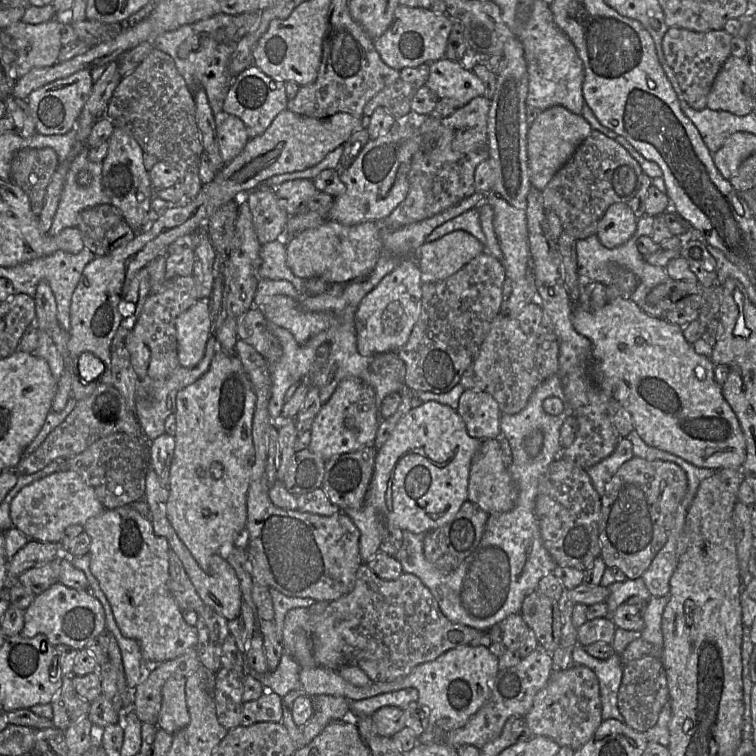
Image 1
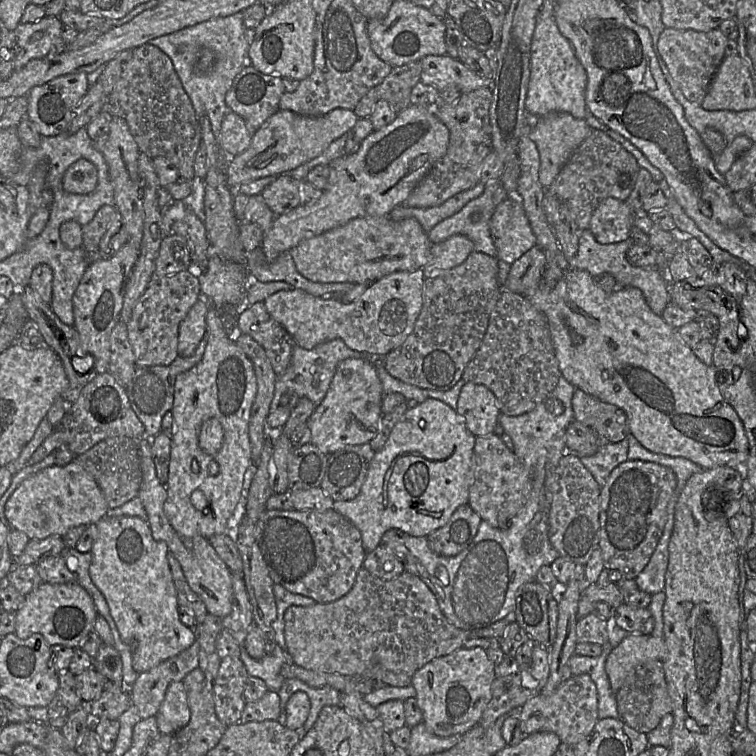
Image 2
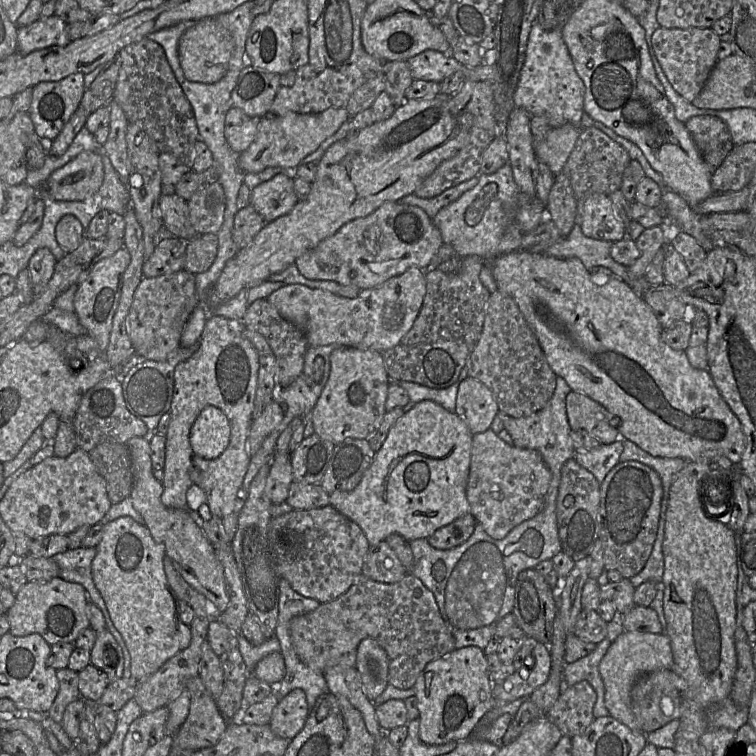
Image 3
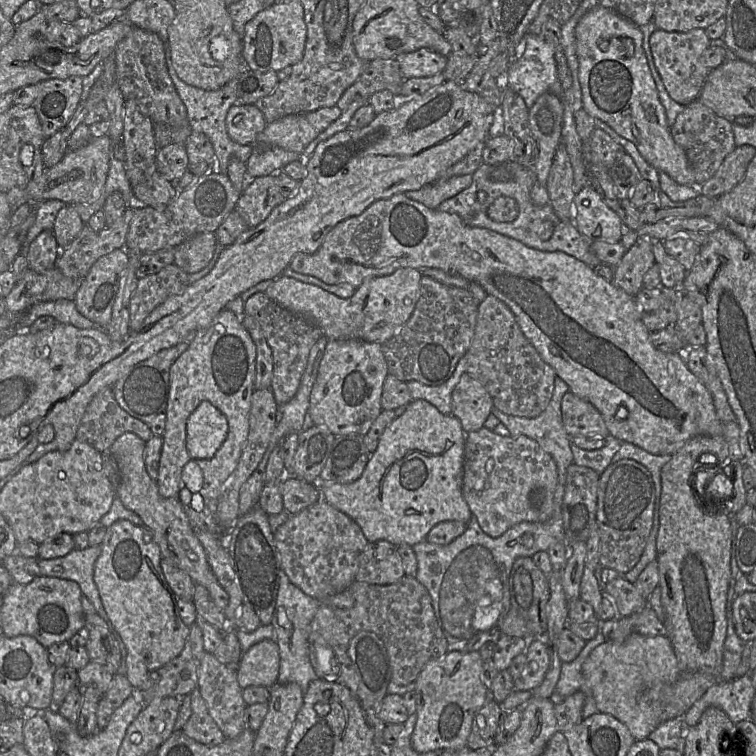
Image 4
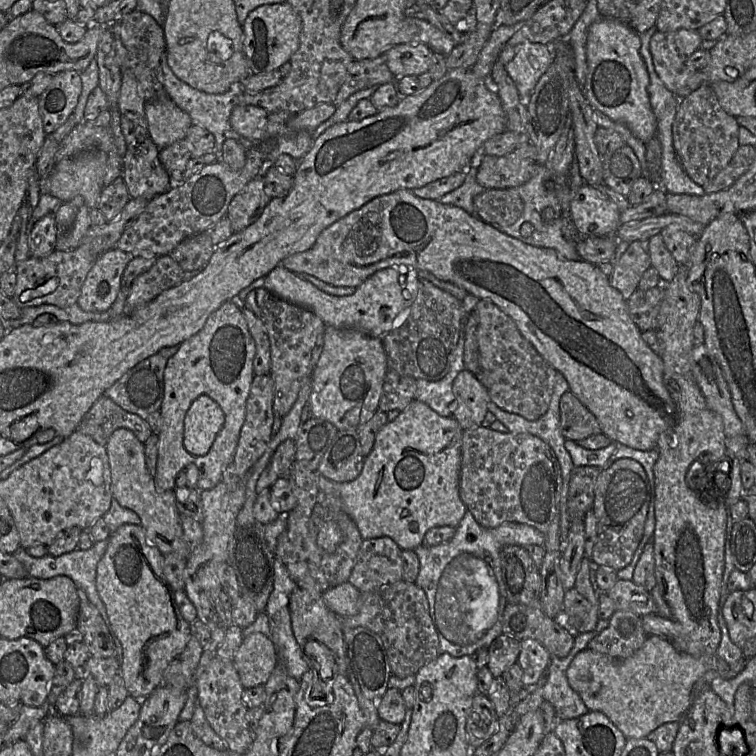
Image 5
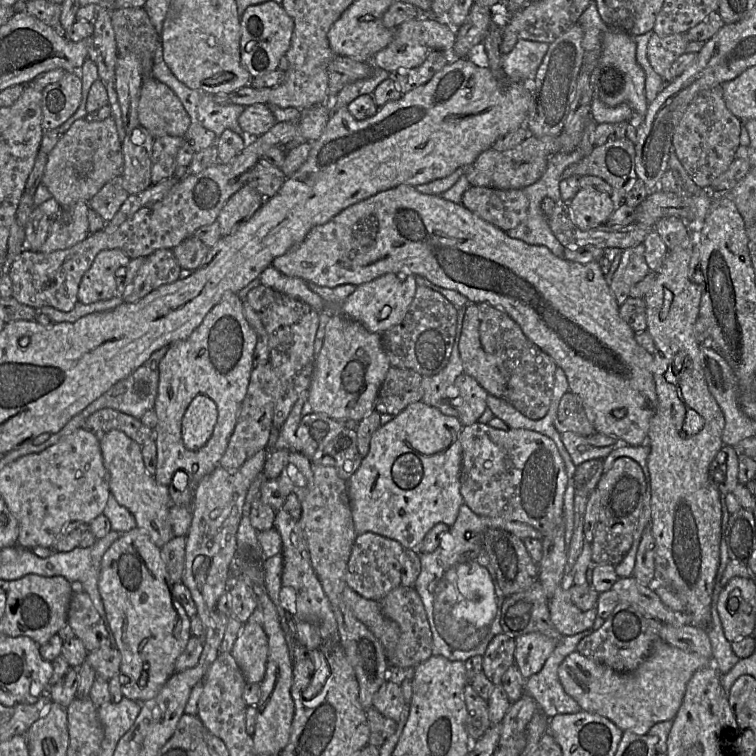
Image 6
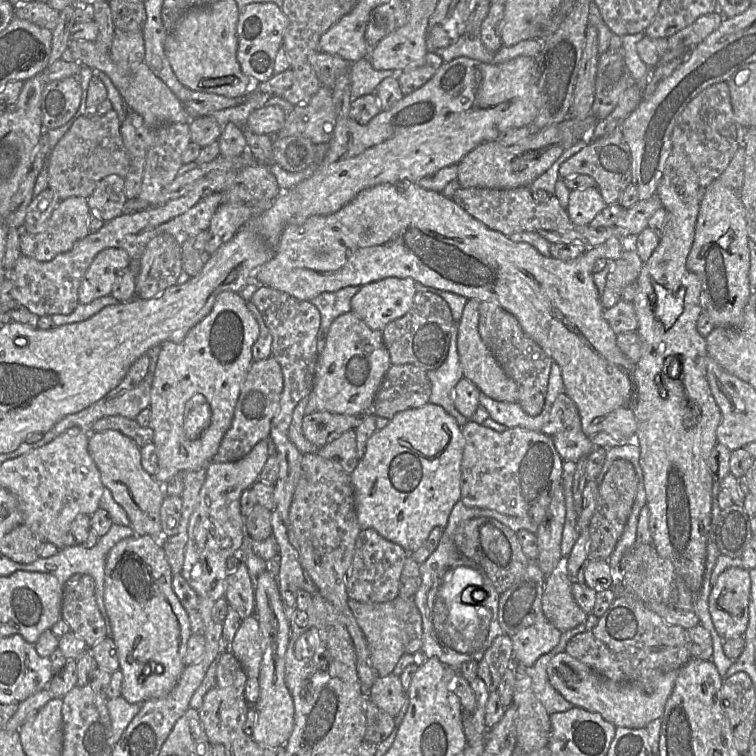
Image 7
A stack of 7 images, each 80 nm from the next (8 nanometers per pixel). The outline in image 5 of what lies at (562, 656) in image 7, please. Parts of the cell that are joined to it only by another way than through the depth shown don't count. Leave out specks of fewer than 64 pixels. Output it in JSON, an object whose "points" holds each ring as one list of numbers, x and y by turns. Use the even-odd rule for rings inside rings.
{"points":[[648,636,643,646,633,655,625,659,615,659,608,655,595,652,588,648,580,651,570,663,566,672,566,676,569,685,575,692,579,694,589,711,599,711,605,714,612,721,612,723,625,735,627,739,646,738,650,732,655,730,660,725,667,722,680,722,683,719,694,699,694,685,703,676,703,674,717,667,717,661,718,656,716,654,694,657,690,654,680,651,672,642,664,638,661,638,659,636]]}

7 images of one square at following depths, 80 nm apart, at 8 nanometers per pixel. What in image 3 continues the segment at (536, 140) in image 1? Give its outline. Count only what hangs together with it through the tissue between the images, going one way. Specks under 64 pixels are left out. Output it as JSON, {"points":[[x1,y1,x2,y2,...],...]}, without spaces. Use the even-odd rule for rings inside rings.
{"points":[[571,123,551,128,542,141,535,143,538,162,545,163,554,175,561,173,580,133,579,125]]}

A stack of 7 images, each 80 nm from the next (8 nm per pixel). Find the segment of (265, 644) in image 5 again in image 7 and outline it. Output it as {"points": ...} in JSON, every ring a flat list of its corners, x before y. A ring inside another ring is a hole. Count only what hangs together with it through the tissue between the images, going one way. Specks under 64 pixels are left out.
{"points":[[250,616,241,621,231,643,230,652,242,665,247,678,258,679,263,650,260,627,255,616]]}

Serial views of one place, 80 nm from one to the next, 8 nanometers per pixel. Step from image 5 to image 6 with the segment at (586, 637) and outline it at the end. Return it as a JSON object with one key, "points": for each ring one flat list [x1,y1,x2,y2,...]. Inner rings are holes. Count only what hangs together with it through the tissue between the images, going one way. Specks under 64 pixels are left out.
{"points":[[593,629,563,636,545,661,542,669,525,681,525,692,532,696,540,709,549,717,557,714,574,714,581,711,580,705,569,696,558,676,558,668,566,656,576,651,577,644]]}

